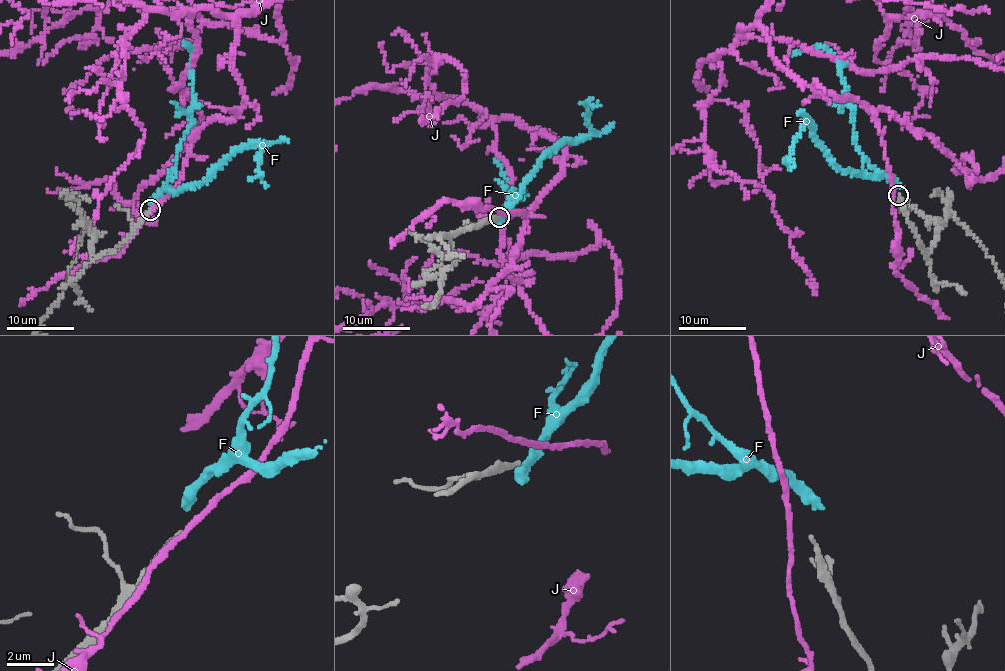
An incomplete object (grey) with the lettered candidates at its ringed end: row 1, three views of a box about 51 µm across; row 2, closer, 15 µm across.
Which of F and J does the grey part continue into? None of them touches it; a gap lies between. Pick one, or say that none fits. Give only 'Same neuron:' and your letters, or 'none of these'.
Same neuron: none of these

